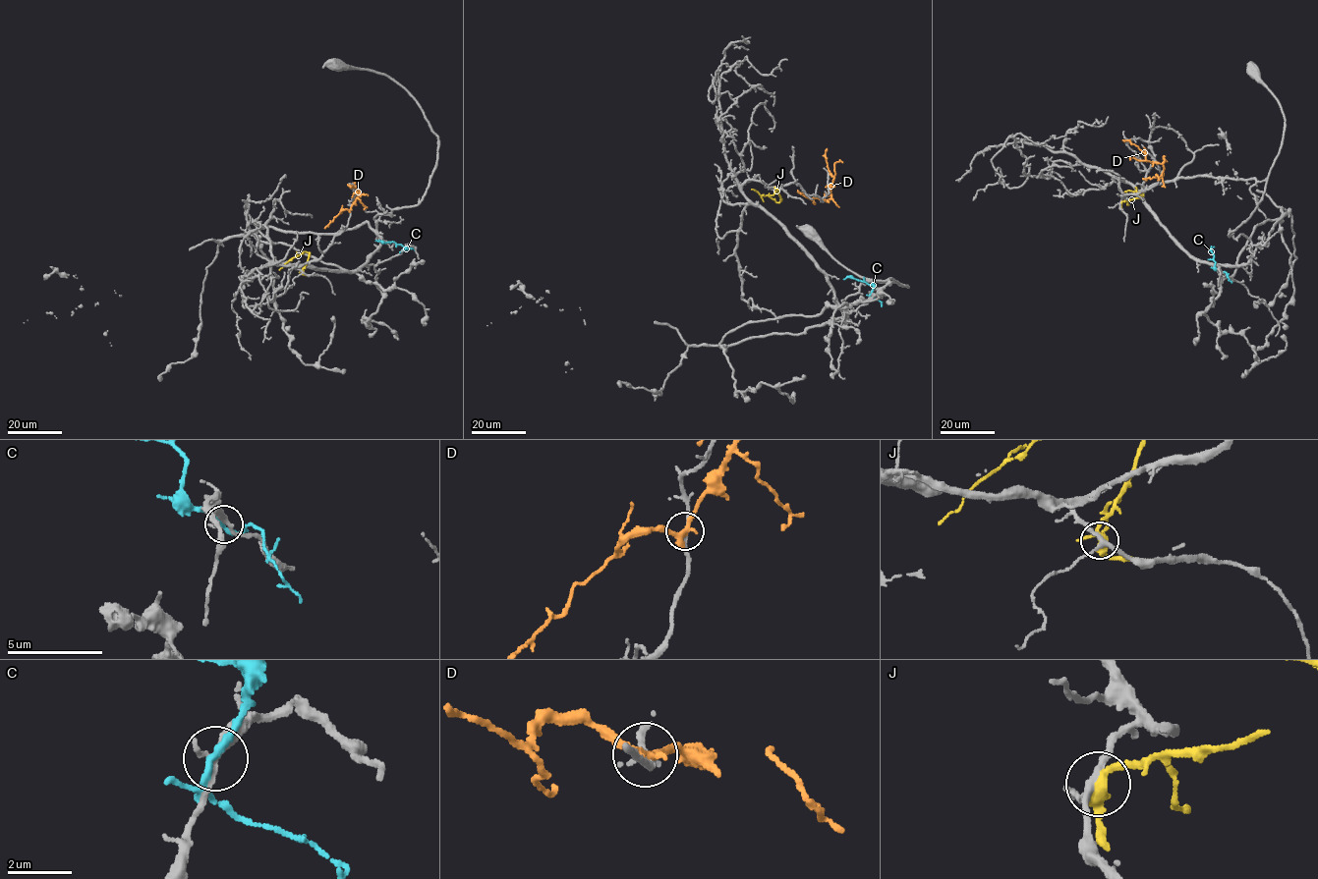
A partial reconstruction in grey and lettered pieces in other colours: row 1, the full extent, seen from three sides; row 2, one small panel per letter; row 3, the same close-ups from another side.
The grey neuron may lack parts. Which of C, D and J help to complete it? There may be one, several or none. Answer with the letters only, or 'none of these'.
none of these

